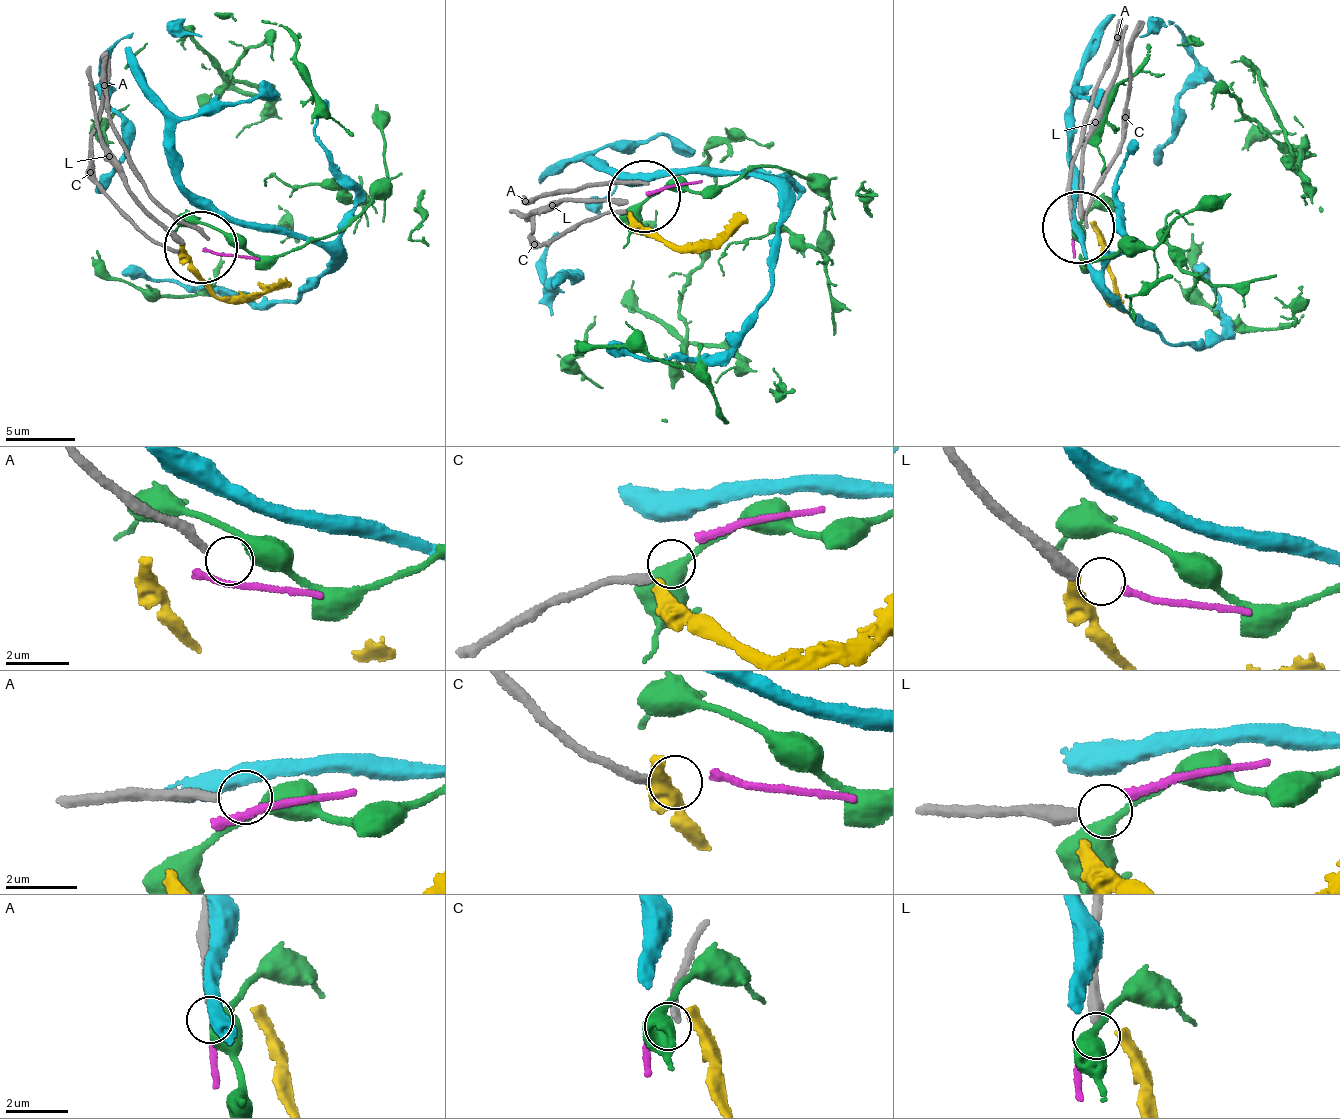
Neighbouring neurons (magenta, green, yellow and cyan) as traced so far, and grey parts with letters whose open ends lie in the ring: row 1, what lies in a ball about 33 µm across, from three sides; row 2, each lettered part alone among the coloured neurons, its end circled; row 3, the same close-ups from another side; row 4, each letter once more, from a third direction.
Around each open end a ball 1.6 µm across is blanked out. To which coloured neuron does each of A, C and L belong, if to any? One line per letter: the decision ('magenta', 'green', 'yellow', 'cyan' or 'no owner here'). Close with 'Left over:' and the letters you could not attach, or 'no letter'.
A: no owner here
C: no owner here
L: no owner here
Left over: A, C, L

